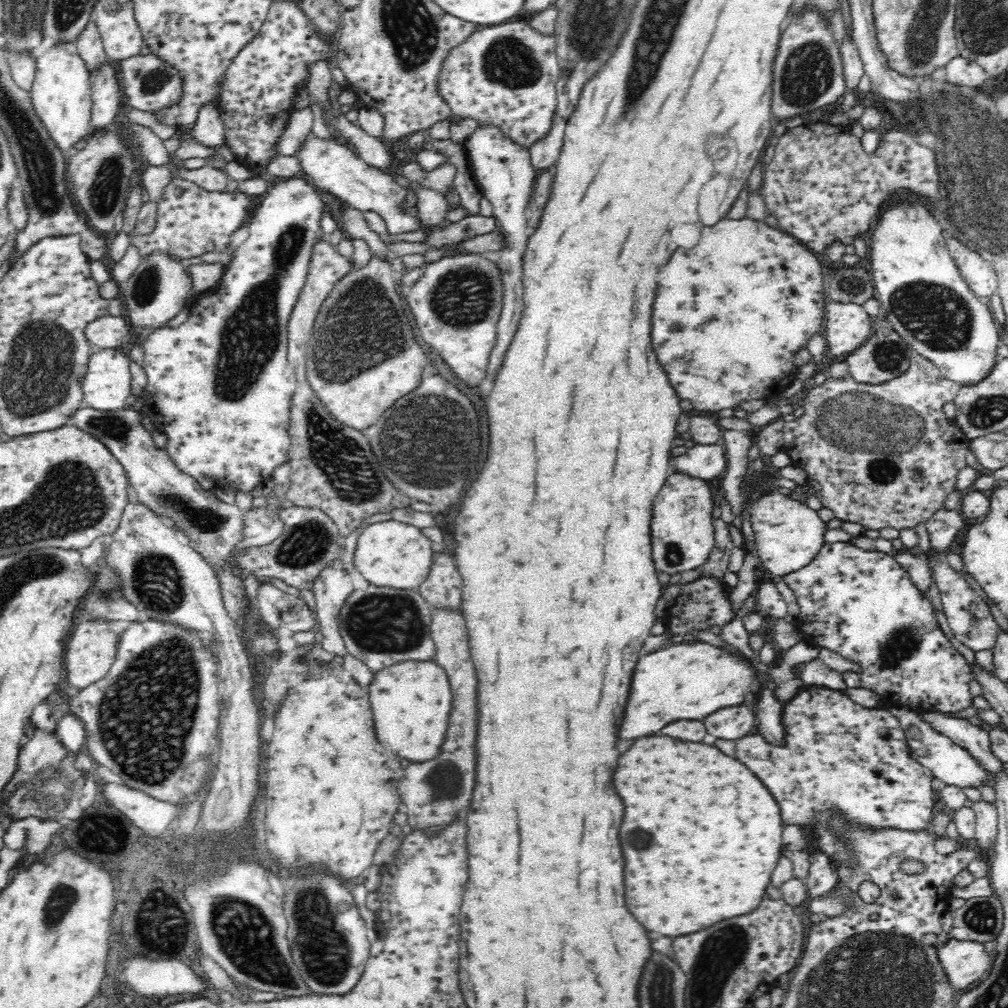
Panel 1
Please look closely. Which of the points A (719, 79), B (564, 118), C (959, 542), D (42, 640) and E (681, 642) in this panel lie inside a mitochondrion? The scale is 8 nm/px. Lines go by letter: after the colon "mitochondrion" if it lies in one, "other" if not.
A: other
B: other
C: other
D: other
E: other

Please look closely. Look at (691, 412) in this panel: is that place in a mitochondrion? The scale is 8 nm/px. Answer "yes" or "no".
no

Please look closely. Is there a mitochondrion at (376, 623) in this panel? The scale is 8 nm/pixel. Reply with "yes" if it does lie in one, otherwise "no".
yes

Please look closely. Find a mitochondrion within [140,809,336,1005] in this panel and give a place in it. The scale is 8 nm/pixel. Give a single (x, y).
(238, 926)

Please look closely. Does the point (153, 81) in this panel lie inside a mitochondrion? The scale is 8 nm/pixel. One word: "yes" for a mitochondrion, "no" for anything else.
yes

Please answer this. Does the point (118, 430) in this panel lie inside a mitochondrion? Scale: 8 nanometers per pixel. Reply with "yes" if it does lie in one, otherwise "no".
yes

